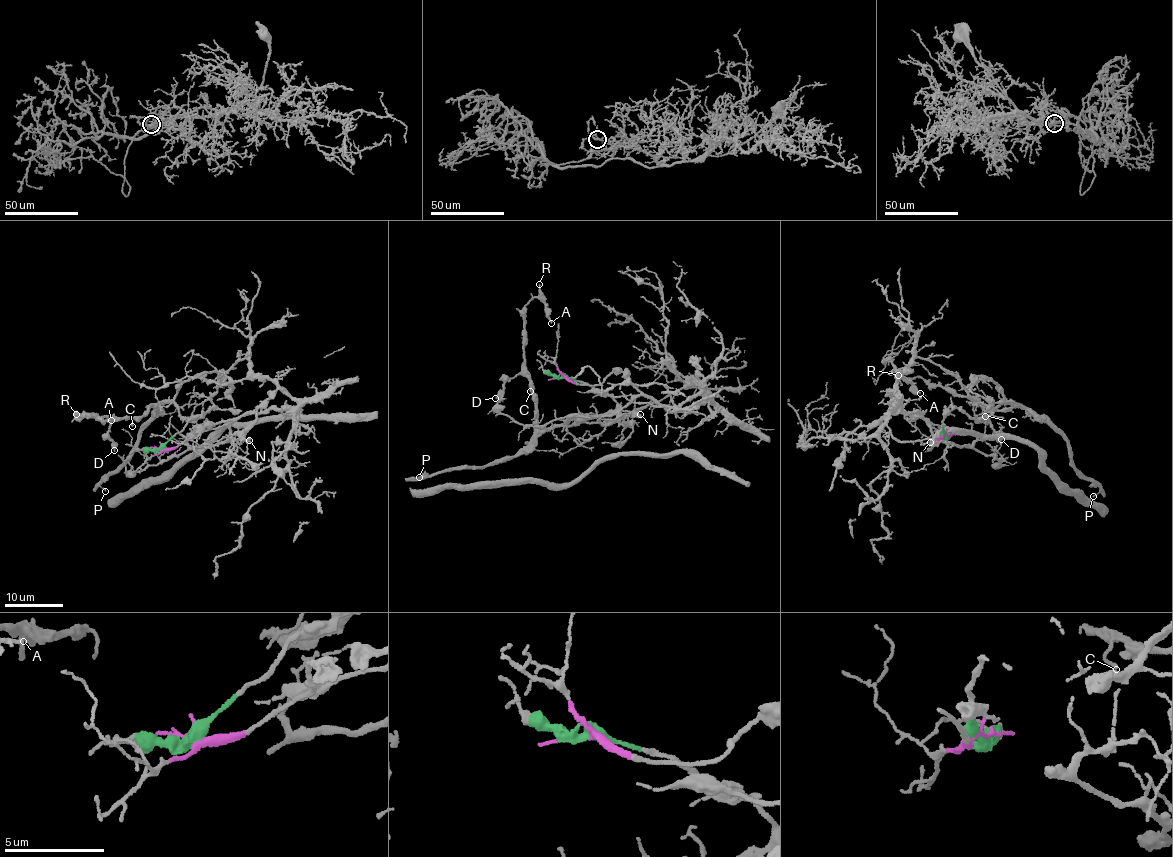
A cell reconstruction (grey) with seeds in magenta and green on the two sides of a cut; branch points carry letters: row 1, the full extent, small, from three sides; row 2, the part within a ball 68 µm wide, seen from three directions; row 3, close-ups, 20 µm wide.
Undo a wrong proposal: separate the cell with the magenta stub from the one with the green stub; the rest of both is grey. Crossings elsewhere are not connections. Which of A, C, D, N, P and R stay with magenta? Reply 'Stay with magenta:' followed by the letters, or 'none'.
Stay with magenta: N

